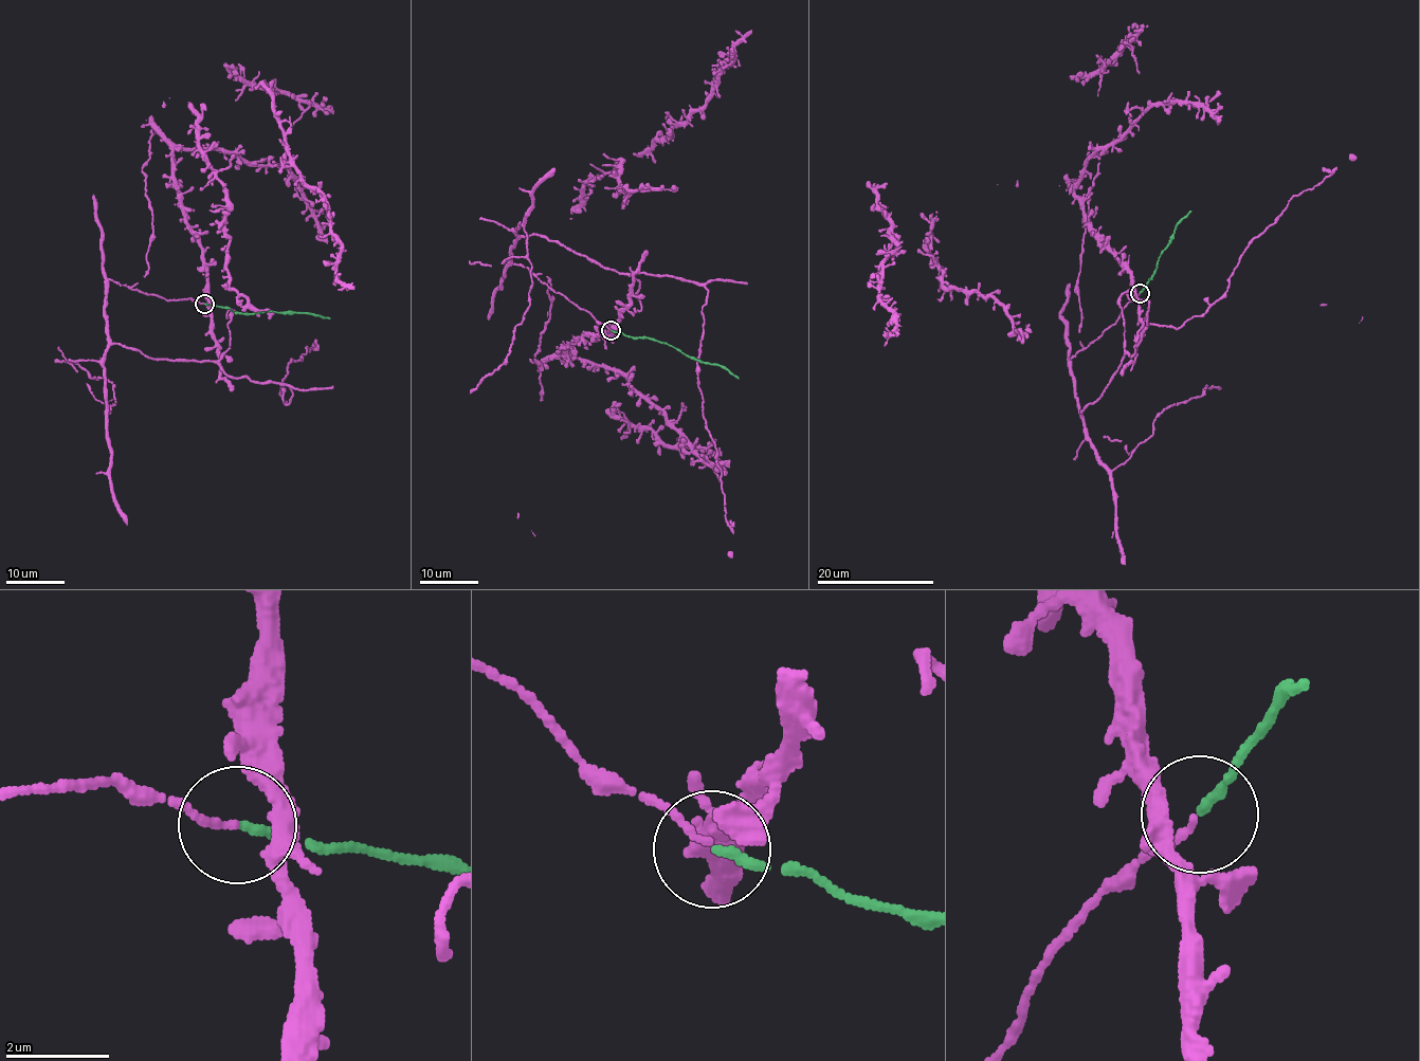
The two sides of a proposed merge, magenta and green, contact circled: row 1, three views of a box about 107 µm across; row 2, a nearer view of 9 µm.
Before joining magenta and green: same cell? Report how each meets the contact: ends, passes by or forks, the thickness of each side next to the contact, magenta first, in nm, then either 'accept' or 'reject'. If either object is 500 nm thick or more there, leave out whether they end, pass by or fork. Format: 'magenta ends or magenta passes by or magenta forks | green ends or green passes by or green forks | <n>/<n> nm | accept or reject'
magenta passes by | green ends | 80/170 nm | accept

